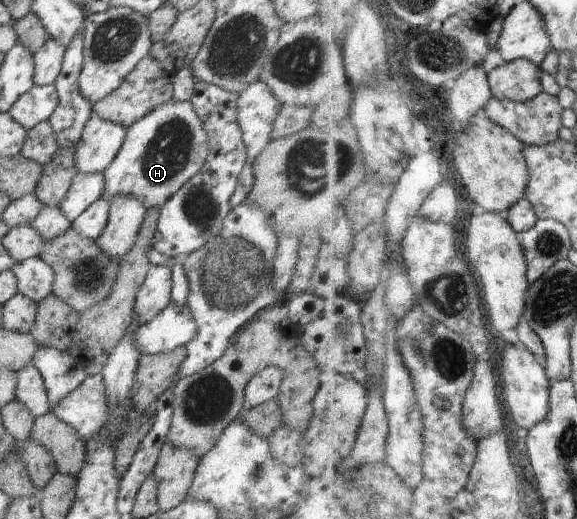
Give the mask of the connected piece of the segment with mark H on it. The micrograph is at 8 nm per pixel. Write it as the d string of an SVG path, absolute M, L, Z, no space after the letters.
M166 101L128 127L114 161L103 171L101 197L132 195L149 210L161 207L194 175L202 171L208 155L208 136L191 102Z

